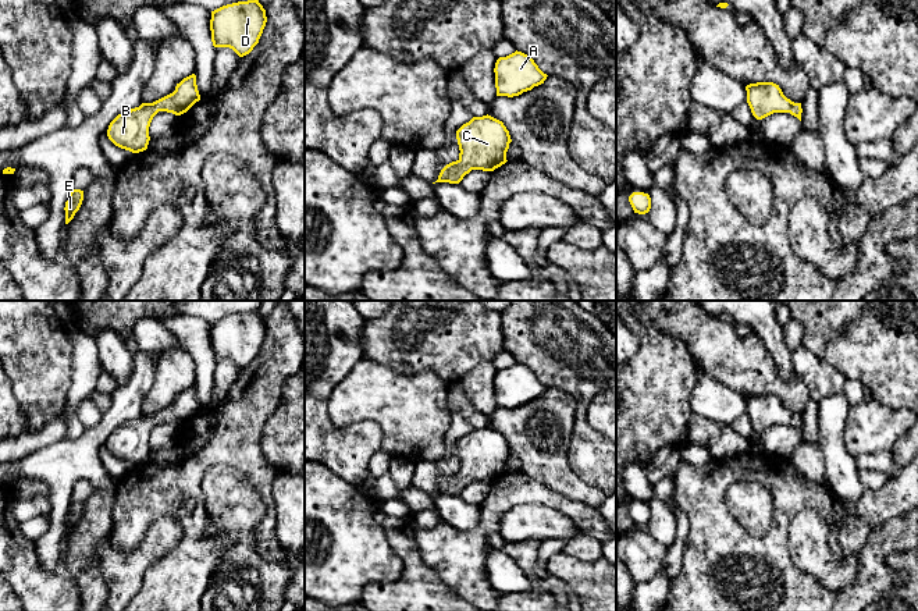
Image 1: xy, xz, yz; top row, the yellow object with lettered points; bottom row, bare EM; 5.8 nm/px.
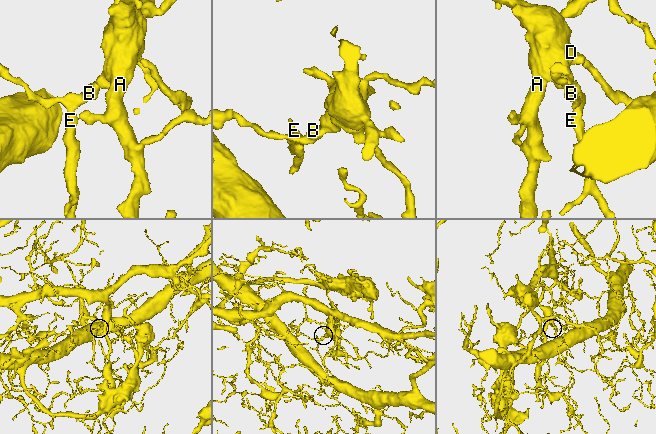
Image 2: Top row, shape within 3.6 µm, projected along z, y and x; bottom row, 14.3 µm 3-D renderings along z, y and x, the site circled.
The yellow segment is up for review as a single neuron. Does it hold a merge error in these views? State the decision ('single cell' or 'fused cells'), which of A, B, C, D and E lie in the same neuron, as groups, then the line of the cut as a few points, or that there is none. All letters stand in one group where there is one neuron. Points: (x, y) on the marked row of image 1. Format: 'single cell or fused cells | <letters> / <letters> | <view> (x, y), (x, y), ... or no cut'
single cell | A B C D E | no cut

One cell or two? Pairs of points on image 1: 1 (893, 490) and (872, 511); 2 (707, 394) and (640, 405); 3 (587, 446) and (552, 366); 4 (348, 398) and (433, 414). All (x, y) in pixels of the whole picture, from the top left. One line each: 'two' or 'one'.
1: one
2: two
3: one
4: one

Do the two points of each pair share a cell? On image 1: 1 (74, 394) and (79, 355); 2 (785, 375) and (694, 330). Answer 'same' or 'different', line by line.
1: same
2: different

